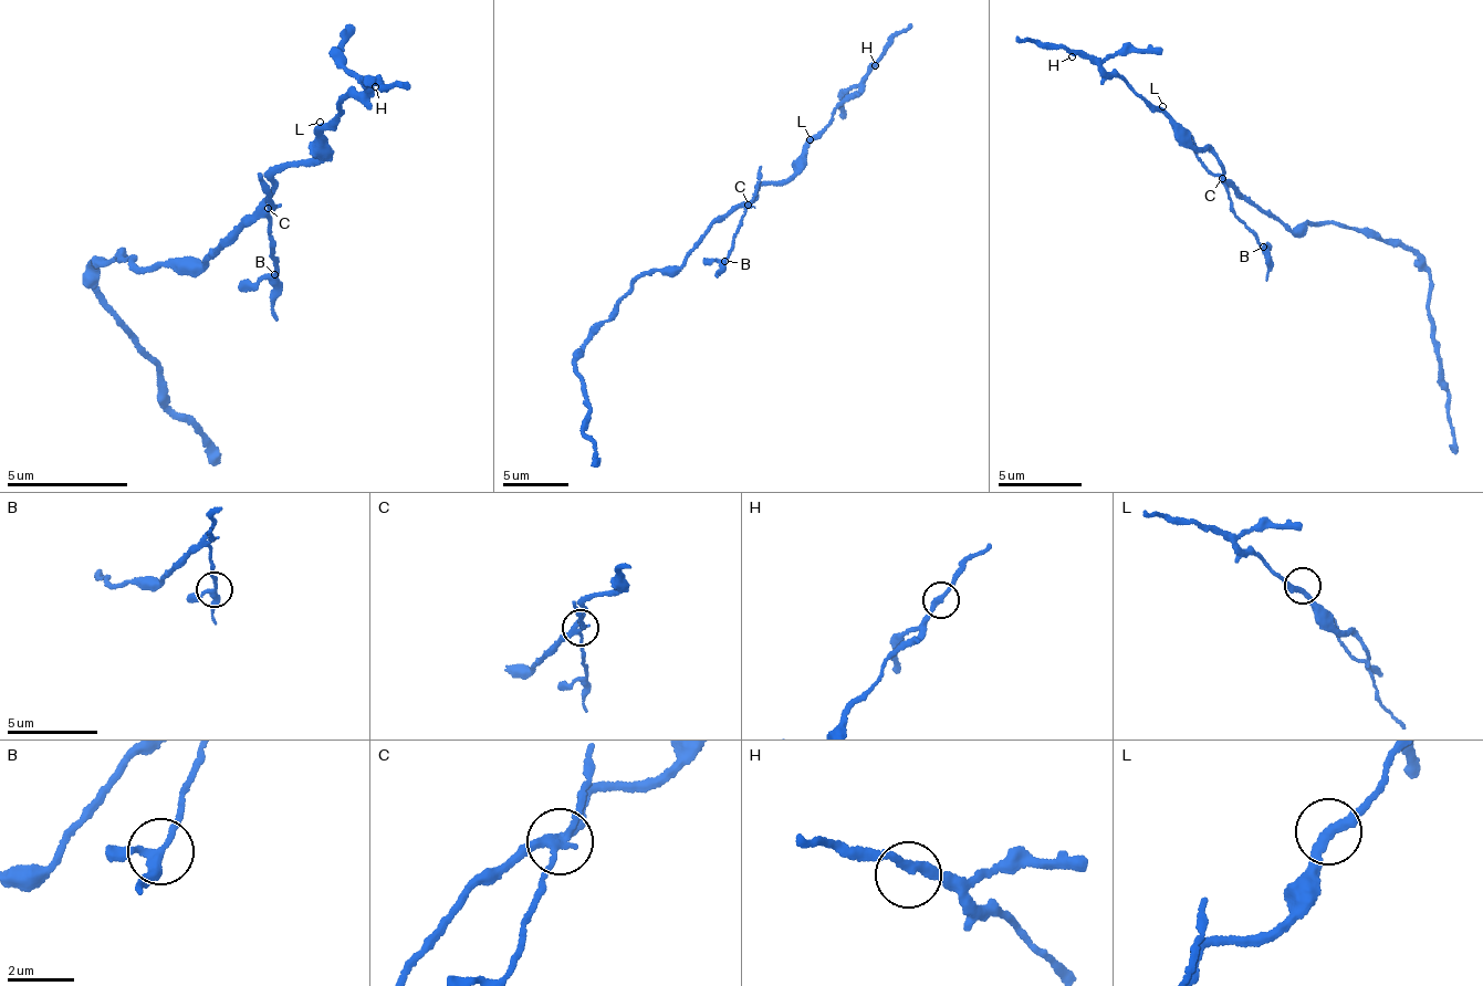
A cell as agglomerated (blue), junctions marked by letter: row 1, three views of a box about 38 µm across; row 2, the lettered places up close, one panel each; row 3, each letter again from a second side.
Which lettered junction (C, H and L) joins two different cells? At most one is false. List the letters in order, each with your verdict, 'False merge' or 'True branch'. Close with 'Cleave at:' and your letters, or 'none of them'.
C: False merge
H: True branch
L: True branch
Cleave at: C

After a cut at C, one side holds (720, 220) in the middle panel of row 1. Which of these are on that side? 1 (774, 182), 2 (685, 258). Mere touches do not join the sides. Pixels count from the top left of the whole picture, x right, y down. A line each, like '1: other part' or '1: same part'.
1: same part
2: same part

